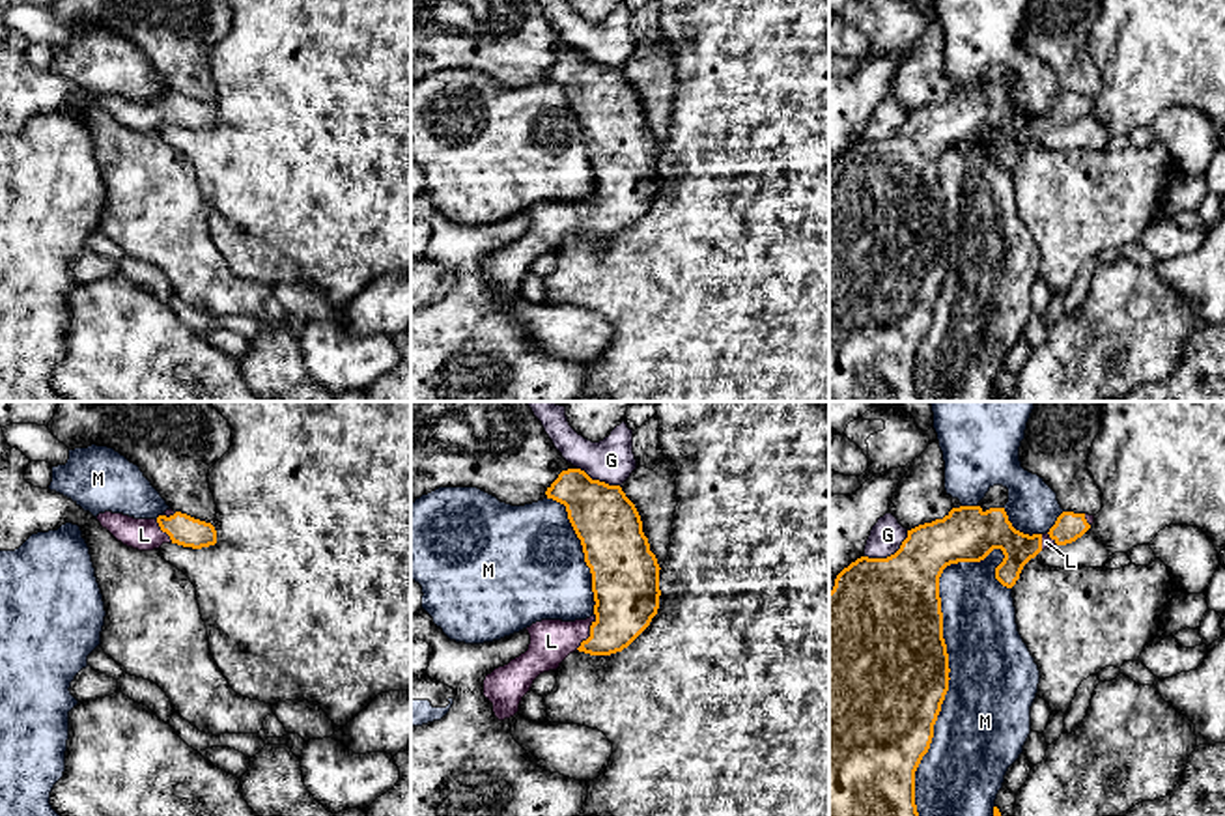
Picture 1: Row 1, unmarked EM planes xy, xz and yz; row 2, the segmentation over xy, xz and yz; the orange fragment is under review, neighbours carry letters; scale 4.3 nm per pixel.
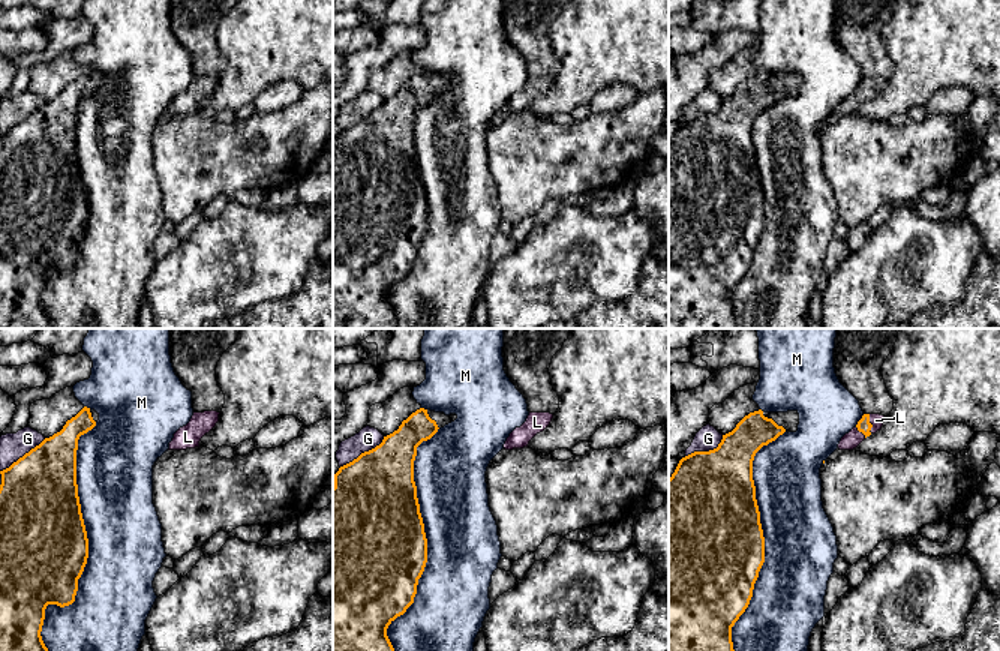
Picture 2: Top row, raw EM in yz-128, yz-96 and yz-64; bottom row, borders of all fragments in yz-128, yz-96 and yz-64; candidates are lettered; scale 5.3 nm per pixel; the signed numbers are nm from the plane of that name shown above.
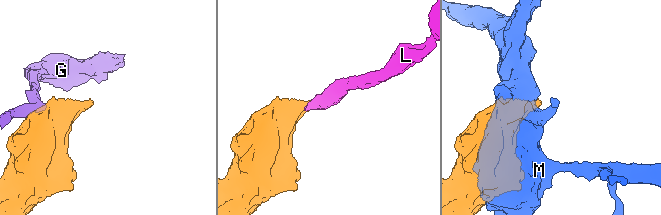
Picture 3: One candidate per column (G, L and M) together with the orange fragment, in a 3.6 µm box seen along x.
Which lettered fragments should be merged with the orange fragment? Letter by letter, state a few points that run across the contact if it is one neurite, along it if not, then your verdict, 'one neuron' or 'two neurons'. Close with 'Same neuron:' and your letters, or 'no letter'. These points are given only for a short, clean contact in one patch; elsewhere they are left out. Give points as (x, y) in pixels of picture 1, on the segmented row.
G: two neurons
L: xz (626, 590), (622, 600), (591, 632), (551, 641) | one neuron
M: two neurons
Same neuron: L

